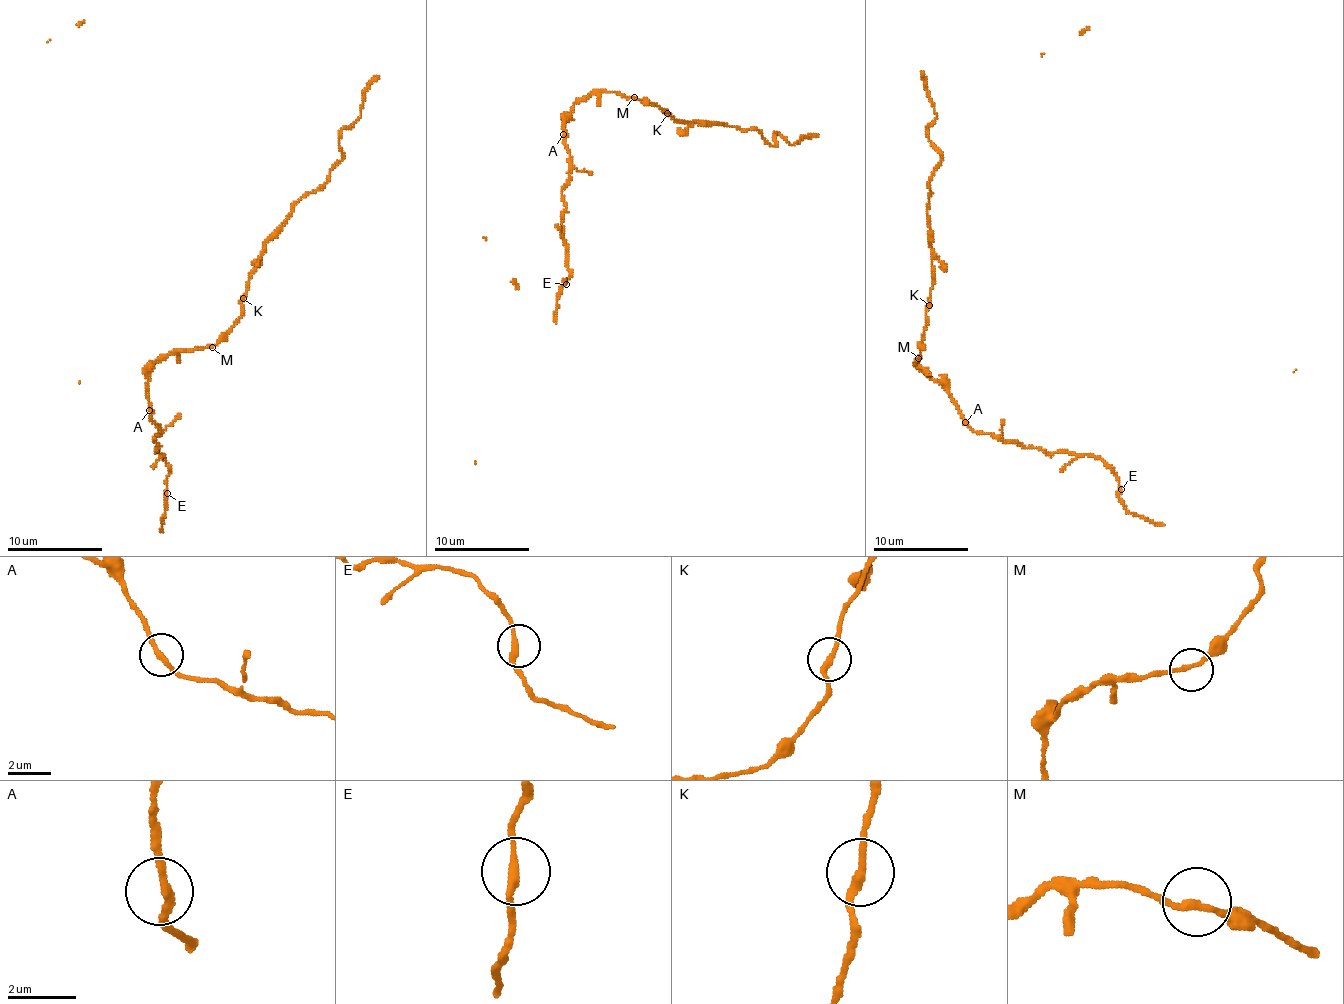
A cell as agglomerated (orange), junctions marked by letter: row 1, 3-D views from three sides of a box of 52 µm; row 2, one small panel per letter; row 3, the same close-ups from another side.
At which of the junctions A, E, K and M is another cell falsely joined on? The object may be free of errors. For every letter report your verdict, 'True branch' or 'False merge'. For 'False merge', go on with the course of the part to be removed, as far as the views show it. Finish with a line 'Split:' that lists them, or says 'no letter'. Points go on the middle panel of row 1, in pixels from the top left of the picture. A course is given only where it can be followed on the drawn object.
A: True branch
E: True branch
K: True branch
M: True branch
Split: no letter

